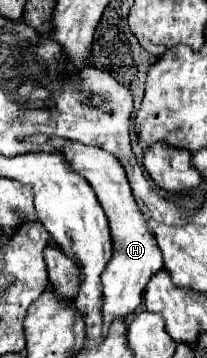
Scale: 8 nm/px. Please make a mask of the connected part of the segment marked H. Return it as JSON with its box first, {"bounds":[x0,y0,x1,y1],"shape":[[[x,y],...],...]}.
{"bounds":[52,139,162,333],"shape":[[[56,139],[52,141],[56,145],[64,159],[70,161],[70,165],[88,179],[92,185],[106,217],[110,223],[110,233],[112,233],[112,257],[102,273],[102,331],[108,333],[110,325],[114,319],[126,319],[130,313],[136,311],[136,307],[142,303],[142,291],[152,277],[162,267],[162,255],[156,245],[156,237],[148,229],[148,223],[138,209],[132,189],[128,185],[124,167],[116,157],[110,153],[104,153],[104,149],[84,145],[80,141],[68,141],[68,139]]]}

